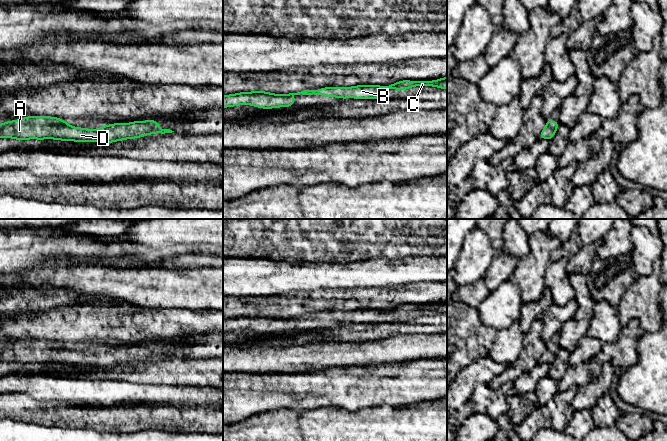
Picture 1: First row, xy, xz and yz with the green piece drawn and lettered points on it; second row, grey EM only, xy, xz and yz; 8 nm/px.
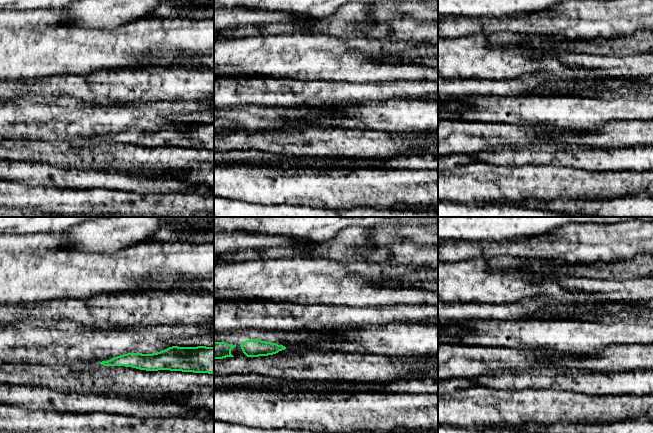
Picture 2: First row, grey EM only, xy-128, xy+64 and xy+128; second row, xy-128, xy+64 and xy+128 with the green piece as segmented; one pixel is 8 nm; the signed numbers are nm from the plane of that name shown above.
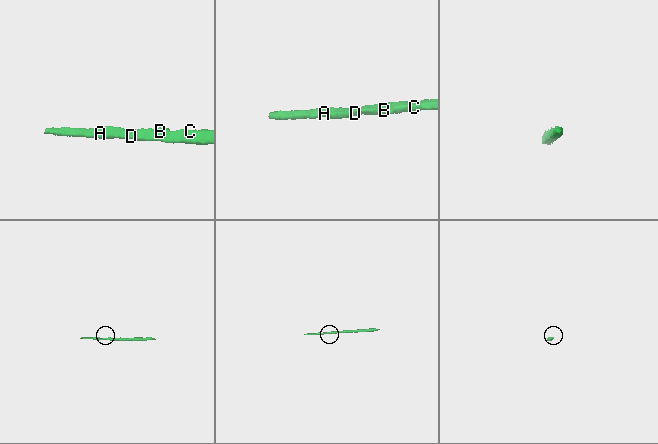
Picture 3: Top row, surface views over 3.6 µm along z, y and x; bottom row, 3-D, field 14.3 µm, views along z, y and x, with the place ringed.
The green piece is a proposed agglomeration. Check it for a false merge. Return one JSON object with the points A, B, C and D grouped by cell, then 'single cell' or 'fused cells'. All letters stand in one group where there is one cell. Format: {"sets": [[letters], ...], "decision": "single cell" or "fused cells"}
{"sets": [["A", "B", "C", "D"]], "decision": "single cell"}

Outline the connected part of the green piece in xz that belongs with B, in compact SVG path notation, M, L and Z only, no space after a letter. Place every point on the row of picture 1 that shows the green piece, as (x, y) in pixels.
M447 77L438 80L402 80L385 86L380 85L356 85L353 87L323 87L316 90L304 90L297 93L289 93L286 95L274 94L265 91L255 92L239 92L223 96L223 108L234 107L238 105L248 104L262 109L272 109L279 107L291 107L295 105L294 95L321 95L327 97L336 97L341 99L379 99L383 96L385 90L407 90L412 87L437 87L447 90Z

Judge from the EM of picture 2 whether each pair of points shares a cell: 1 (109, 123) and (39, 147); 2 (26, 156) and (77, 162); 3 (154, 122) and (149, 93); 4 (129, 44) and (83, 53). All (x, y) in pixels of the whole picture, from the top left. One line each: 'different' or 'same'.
1: different
2: same
3: different
4: same

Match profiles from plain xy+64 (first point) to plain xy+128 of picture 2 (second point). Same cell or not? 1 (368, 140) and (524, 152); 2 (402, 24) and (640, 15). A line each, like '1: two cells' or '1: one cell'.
1: two cells
2: one cell

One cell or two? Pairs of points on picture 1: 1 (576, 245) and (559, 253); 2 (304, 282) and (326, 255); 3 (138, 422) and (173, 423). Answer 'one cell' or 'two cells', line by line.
1: one cell
2: two cells
3: one cell

